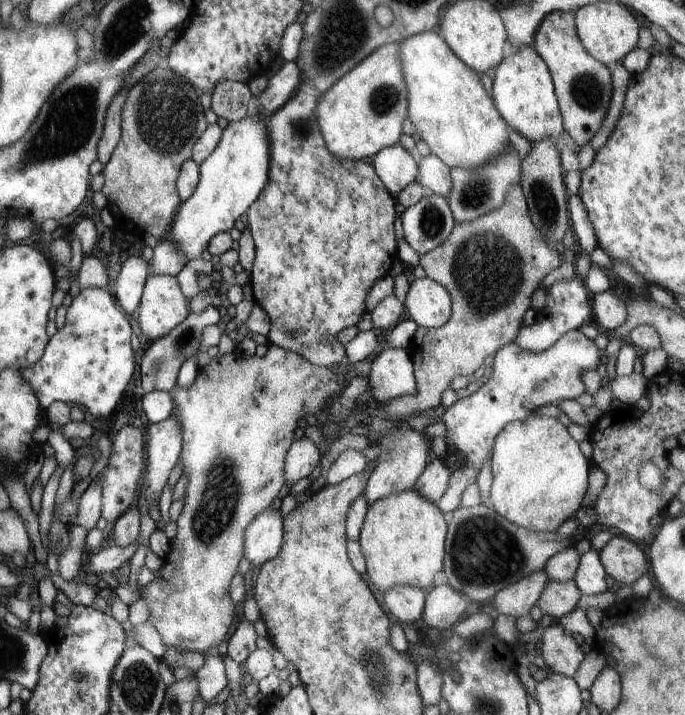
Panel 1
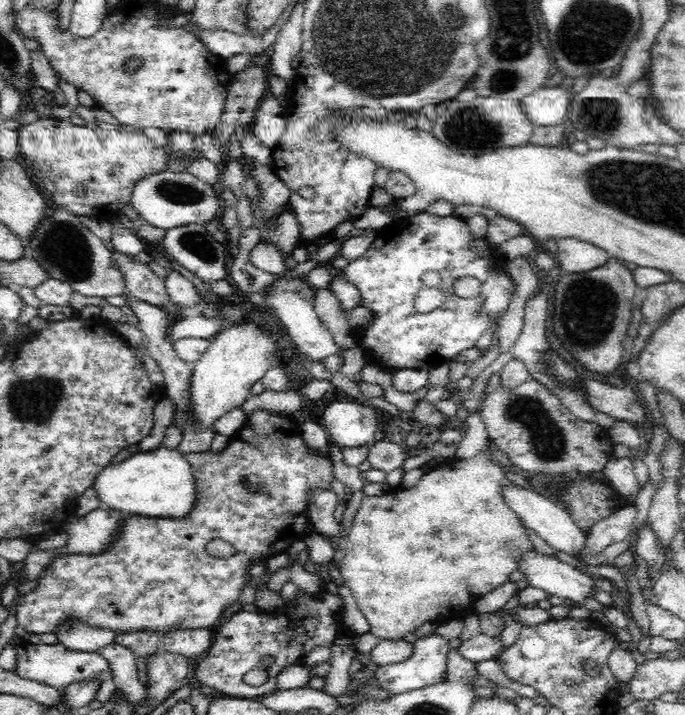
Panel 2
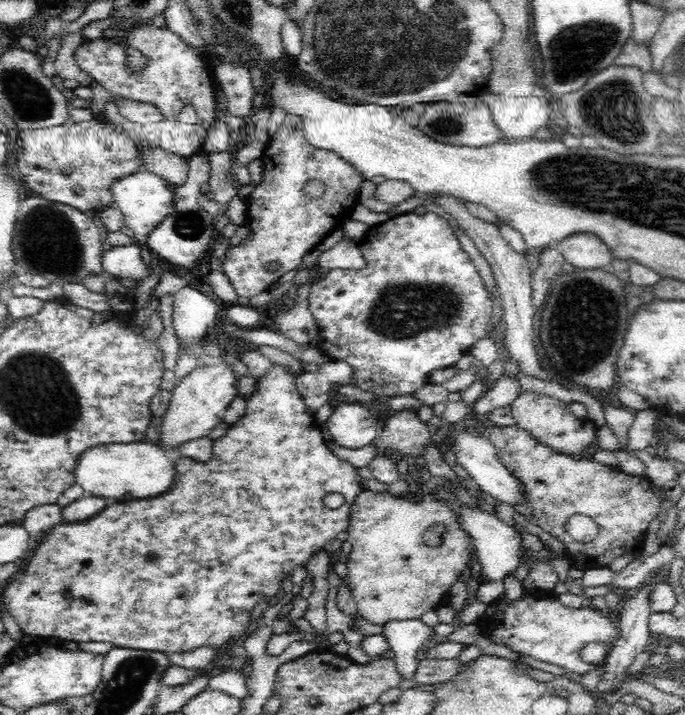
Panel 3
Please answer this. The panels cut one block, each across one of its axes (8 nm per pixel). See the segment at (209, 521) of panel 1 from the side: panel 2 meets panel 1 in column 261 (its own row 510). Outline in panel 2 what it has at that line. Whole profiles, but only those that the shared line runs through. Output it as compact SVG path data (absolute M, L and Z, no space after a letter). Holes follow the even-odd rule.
M488 445L487 449L472 458L448 458L435 469L424 473L421 479L410 488L390 488L380 496L363 497L349 531L346 554L344 554L342 564L338 568L344 585L352 591L358 609L367 619L370 633L378 636L381 640L398 640L412 634L418 627L426 623L442 625L449 621L463 621L465 613L473 610L477 600L504 585L509 580L510 574L519 570L521 557L529 551L534 551L535 548L526 533L526 527L522 525L523 522L520 517L502 500L502 493L500 493L502 488L512 486L512 484L506 477L506 466L496 459L496 452L492 450L492 446Z

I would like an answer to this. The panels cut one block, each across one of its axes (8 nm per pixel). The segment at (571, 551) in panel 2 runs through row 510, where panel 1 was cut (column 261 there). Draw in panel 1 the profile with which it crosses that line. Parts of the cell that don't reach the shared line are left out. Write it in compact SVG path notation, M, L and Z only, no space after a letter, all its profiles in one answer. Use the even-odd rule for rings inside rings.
M281 509L263 510L245 530L244 556L252 569L272 560L283 543L283 518Z

